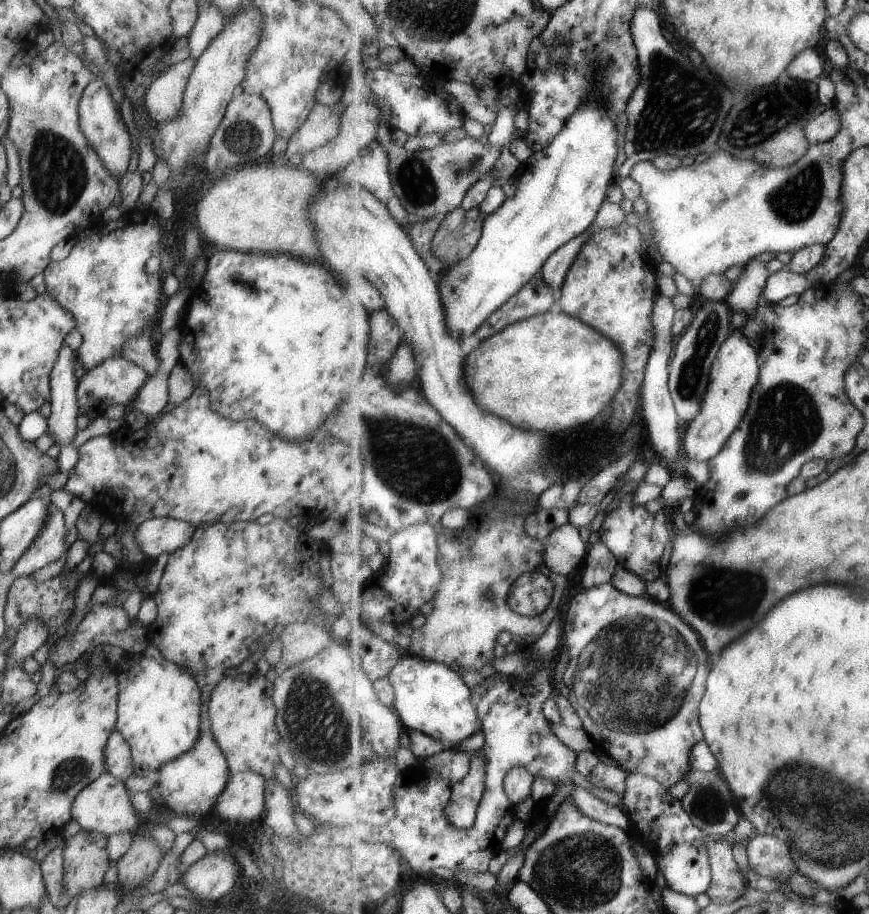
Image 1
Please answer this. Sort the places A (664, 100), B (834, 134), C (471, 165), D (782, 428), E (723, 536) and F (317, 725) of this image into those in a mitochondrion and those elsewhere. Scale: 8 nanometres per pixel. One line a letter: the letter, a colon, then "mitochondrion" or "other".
A: mitochondrion
B: other
C: mitochondrion
D: mitochondrion
E: other
F: mitochondrion

